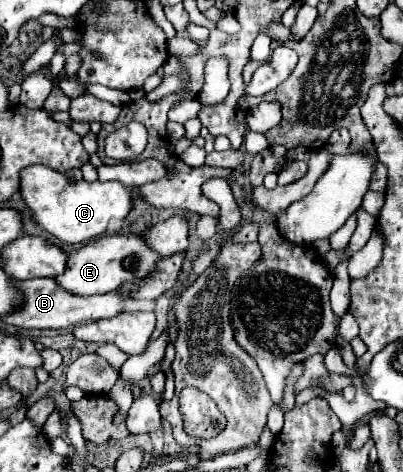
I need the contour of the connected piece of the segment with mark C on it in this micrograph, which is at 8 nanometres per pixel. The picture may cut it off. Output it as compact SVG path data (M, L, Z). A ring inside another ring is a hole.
M27 166L21 170L21 198L31 210L31 220L61 242L79 244L97 238L107 230L111 220L123 220L131 210L131 190L119 182L85 182L71 180L47 166Z

